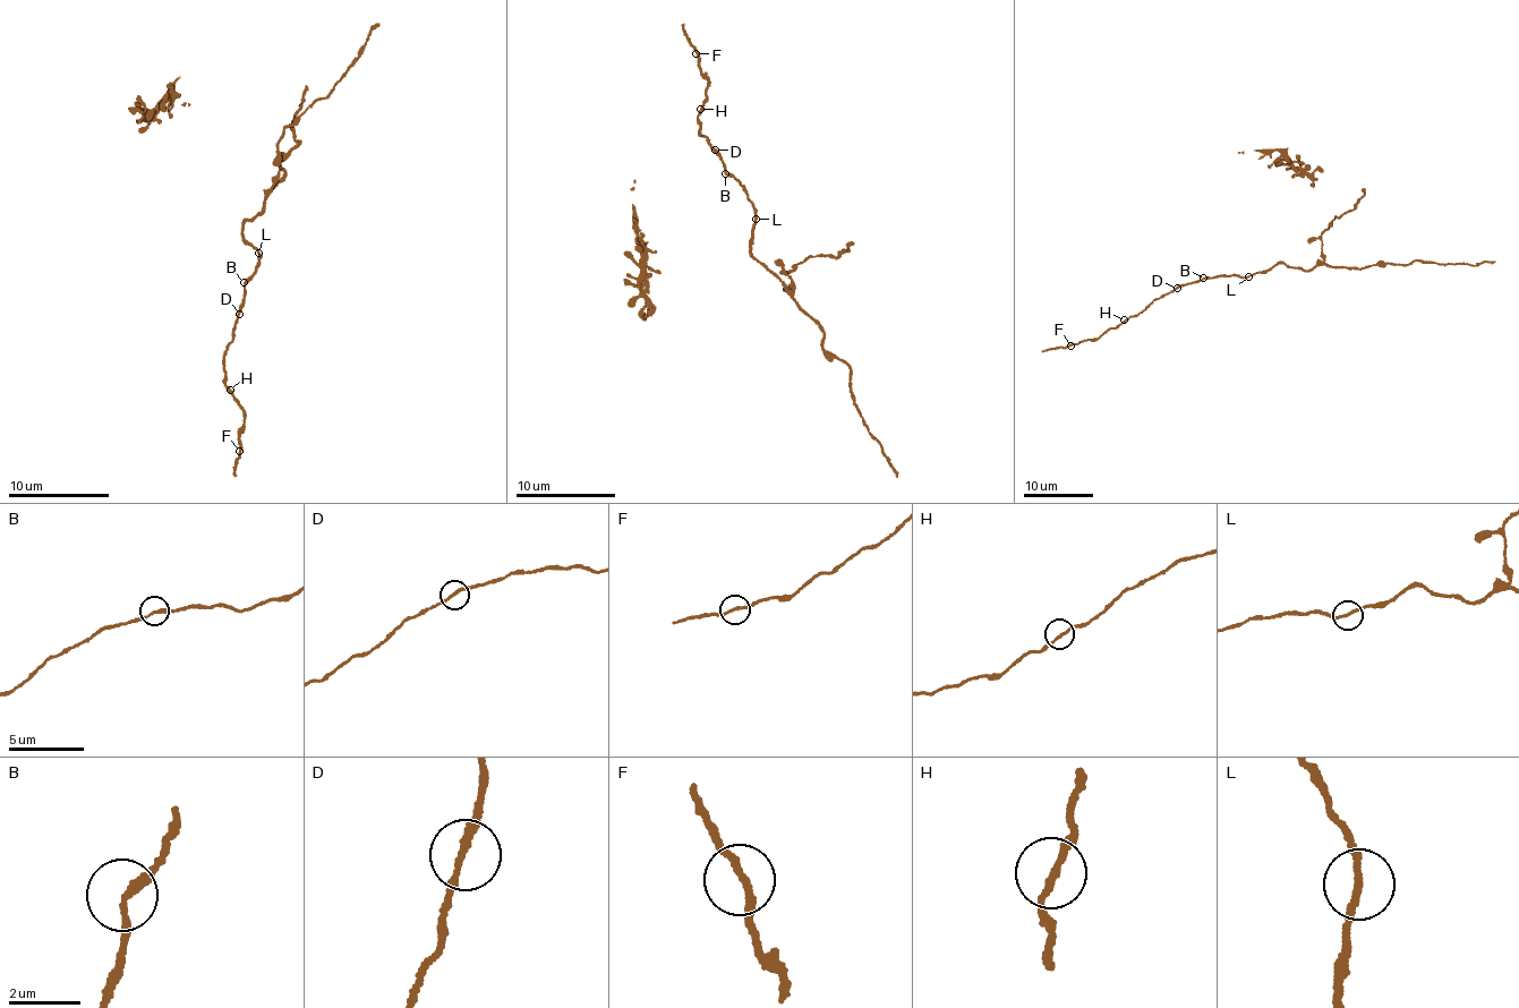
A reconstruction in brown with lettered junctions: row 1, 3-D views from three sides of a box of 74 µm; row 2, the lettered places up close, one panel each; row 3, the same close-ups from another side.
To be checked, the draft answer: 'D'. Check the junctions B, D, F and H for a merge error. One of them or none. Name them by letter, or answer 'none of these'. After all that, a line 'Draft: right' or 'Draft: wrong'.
none of these
Draft: wrong

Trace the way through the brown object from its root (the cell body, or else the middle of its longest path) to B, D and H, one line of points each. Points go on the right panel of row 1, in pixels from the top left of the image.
B: (1260, 273), (1240, 278), (1220, 274), (1204, 278)
D: (1260, 273), (1240, 278), (1209, 276), (1177, 288)
H: (1260, 273), (1240, 278), (1209, 276), (1187, 283), (1124, 319)

